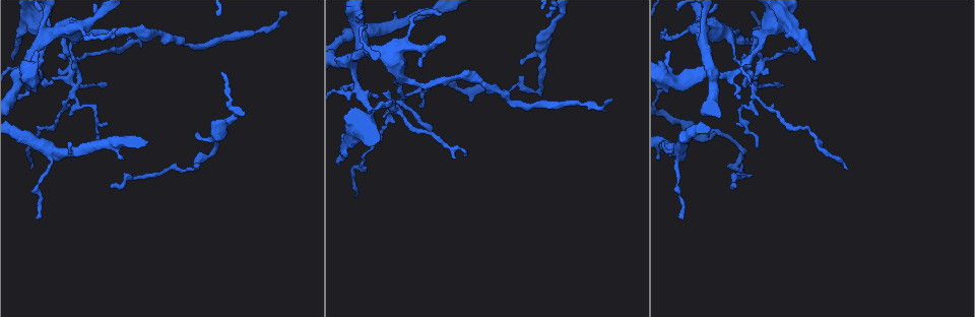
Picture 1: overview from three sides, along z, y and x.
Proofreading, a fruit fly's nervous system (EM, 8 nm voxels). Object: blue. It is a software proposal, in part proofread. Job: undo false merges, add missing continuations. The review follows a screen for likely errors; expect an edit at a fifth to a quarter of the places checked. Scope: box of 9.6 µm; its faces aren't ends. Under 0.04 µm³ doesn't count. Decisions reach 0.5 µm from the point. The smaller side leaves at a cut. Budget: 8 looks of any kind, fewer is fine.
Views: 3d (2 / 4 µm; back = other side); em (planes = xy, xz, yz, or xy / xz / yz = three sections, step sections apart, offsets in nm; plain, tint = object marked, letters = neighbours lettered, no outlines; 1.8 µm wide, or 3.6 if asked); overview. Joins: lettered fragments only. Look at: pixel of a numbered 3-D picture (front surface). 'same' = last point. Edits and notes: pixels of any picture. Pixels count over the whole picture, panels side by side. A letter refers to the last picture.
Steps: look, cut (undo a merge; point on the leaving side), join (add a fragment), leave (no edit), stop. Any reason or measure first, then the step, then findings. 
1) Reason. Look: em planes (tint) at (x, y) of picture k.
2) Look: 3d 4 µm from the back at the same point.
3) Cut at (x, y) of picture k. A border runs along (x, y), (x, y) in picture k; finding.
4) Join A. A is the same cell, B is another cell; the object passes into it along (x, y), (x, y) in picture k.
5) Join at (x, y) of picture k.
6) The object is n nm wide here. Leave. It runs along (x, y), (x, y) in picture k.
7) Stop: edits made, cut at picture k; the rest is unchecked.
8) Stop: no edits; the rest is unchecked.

Thin end. Look: em xz step 4 (letters) at (111, 184) of picture 1.

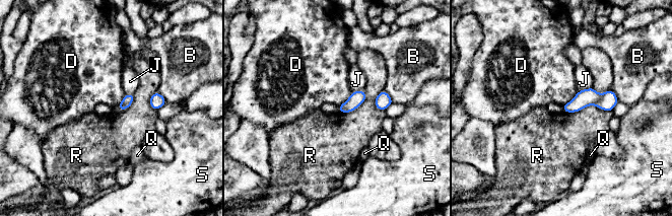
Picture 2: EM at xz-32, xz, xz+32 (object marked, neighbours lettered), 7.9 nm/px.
Cut it another way. Look: em planes (letters) at the same point.

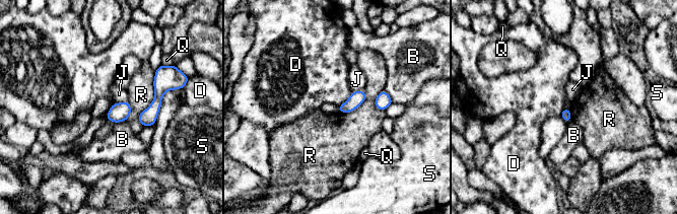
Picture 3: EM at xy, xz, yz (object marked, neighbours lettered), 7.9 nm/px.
Leave. B, D, J, Q, R and S are other cells; a border runs along (351, 91), (350, 95), (338, 106) in picture 3; none of them fits.

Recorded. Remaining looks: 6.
Sharp bend. Look: em xy step 4 (tint) at (354, 59) of picture 1.

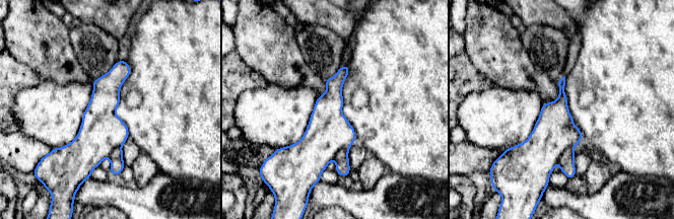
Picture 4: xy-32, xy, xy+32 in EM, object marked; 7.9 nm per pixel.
Look: em planes (letters) at the same point.

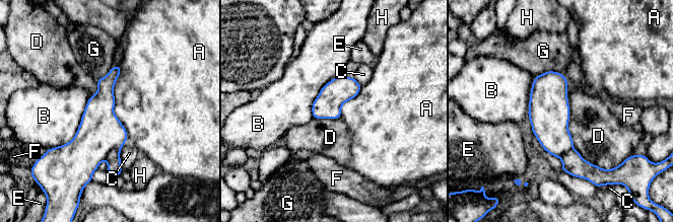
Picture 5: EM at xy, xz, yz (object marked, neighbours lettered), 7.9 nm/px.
Leave. A, B, C, D, E, F, G and H are other cells; a border runs along (119, 64), (114, 114), (128, 139) in picture 5; all the same neuron.

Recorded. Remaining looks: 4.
Tapers out. Look: 3d 4 µm at (30, 170) of picture 1.

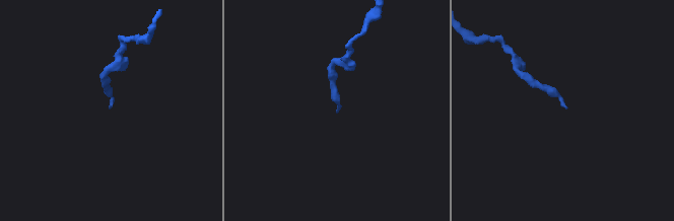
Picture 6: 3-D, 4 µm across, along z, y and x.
Look: em yz step 16 (tint) at (337, 112) of picture 6.

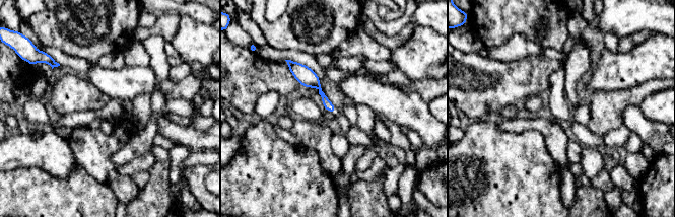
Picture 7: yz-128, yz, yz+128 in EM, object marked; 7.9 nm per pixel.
Cut it another way. Look: em planes (letters) at the same point.

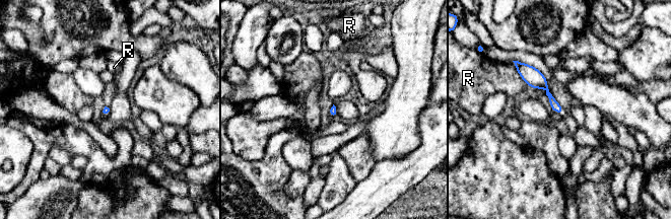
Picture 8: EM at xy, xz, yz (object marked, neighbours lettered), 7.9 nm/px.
Leave. R is another cell; a border runs along (513, 61), (518, 74), (529, 86) in picture 8; none of them fits.

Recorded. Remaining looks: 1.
Stop: no edits; the rest is unchecked.

